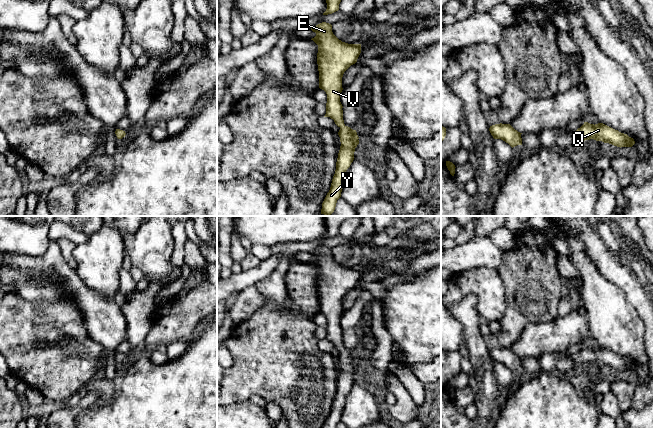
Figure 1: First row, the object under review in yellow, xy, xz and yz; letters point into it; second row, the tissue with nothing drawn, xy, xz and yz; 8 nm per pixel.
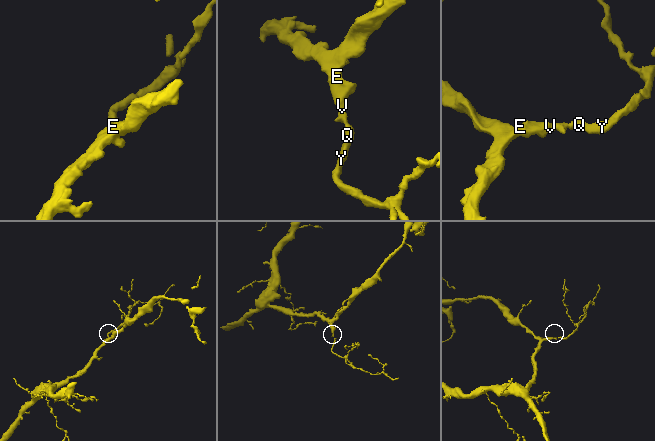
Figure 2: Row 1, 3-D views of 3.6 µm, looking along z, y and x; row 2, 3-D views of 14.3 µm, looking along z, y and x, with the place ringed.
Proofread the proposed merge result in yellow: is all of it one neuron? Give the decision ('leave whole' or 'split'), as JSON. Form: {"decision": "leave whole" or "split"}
{"decision": "leave whole"}

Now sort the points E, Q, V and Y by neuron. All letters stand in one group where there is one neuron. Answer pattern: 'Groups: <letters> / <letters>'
Groups: E Q V Y

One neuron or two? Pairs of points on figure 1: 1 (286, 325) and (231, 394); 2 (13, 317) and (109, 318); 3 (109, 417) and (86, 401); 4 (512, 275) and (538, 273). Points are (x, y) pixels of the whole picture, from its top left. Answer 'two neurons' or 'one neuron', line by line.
1: one neuron
2: two neurons
3: two neurons
4: one neuron

